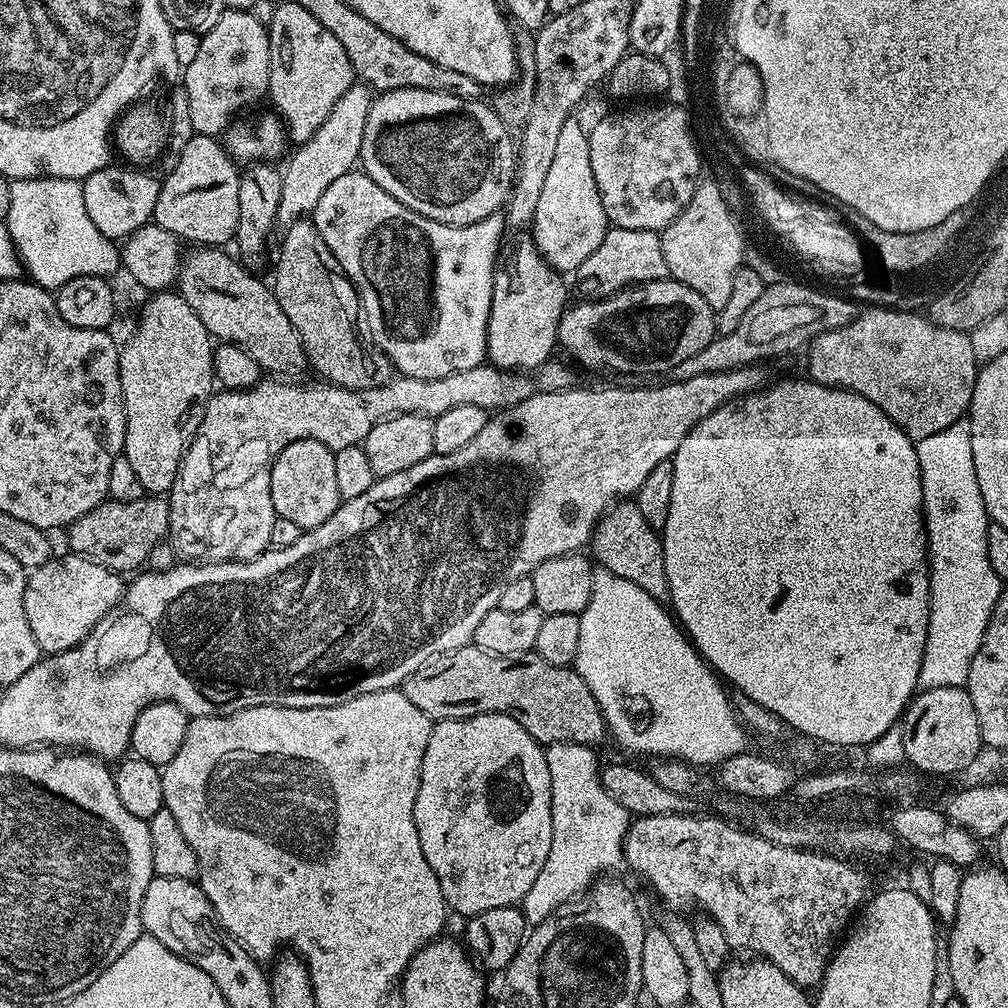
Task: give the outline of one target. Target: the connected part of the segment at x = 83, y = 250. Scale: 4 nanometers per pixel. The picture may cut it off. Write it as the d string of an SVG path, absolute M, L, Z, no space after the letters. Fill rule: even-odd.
M57 176L13 180L10 186L10 210L6 217L8 233L27 275L46 289L61 288L70 282L70 278L108 278L111 272L121 271L120 248L90 222L86 201L82 199L83 189L81 181Z

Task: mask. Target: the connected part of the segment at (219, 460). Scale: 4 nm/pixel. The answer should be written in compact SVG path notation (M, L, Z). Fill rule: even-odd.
M556 358L540 365L535 373L537 385L528 376L531 375L520 370L505 370L485 362L477 368L446 374L446 378L423 380L397 375L396 380L388 380L385 384L373 382L362 390L350 390L327 382L292 384L296 382L284 378L261 378L247 388L217 391L208 400L192 445L184 452L174 486L166 493L170 506L170 545L175 555L184 562L255 560L269 551L270 529L277 518L270 498L270 470L280 451L290 446L290 442L317 440L337 452L346 446L363 445L366 434L370 434L378 422L387 420L389 416L410 413L435 418L438 414L446 414L446 410L453 406L503 410L530 398L537 389L541 392L563 392L577 383L575 374L566 365L559 364Z

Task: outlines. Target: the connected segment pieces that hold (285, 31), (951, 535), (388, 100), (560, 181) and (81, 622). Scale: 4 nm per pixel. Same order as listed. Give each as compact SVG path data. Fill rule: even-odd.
M295 2L277 3L273 18L266 27L270 54L266 96L277 108L272 107L283 121L287 139L299 146L312 137L322 122L326 122L330 110L334 110L334 102L338 102L354 82L350 58L346 58L342 42L338 42L338 38L334 38L334 34L310 14L310 10L302 10L302 6Z
M961 418L944 430L938 430L938 434L915 441L915 446L922 478L924 528L928 532L930 557L930 610L924 648L956 648L956 682L953 688L964 688L968 683L970 662L974 662L974 654L978 654L978 646L982 646L994 602L998 602L1002 587L1002 581L990 566L990 558L986 558L986 530L990 521L982 502L982 490L978 490L978 474L974 470L972 431L968 429L967 419Z
M398 88L379 93L363 113L366 130L362 134L359 163L386 194L410 210L443 224L466 226L505 207L516 175L518 148L491 103L456 95L460 94L429 88Z
M576 118L562 123L554 159L546 174L546 183L538 198L538 210L532 215L530 235L536 242L540 255L561 274L572 274L602 242L609 230L608 215L598 194L598 182L594 182L594 170L590 170L589 129L583 128Z
M68 554L65 560L50 559L40 568L31 569L24 591L26 622L30 622L30 631L34 633L34 642L38 642L41 653L65 652L81 644L99 620L107 616L124 596L126 584L120 580L123 580L121 573L112 572L98 562L75 554Z

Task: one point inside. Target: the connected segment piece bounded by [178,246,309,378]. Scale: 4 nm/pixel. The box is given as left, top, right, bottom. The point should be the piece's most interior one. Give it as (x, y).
(237, 308)

